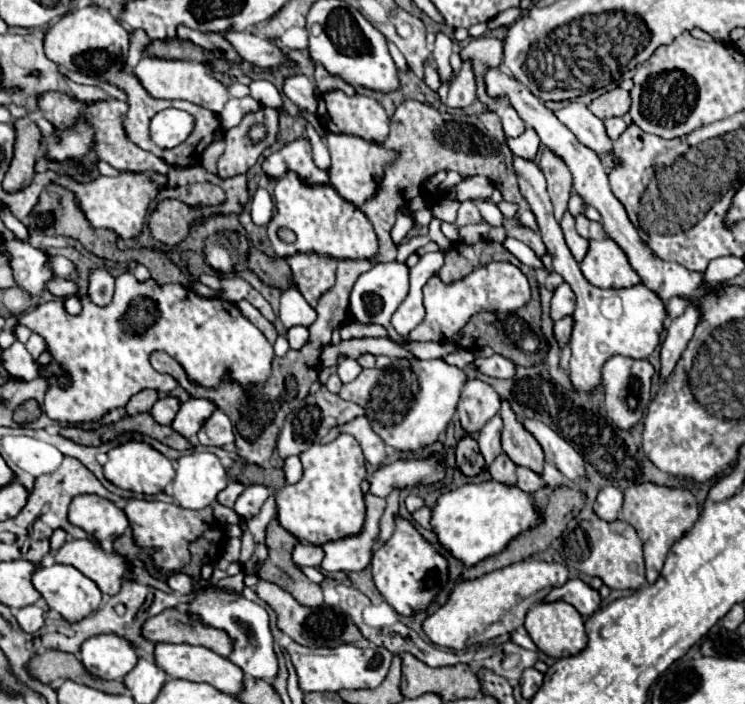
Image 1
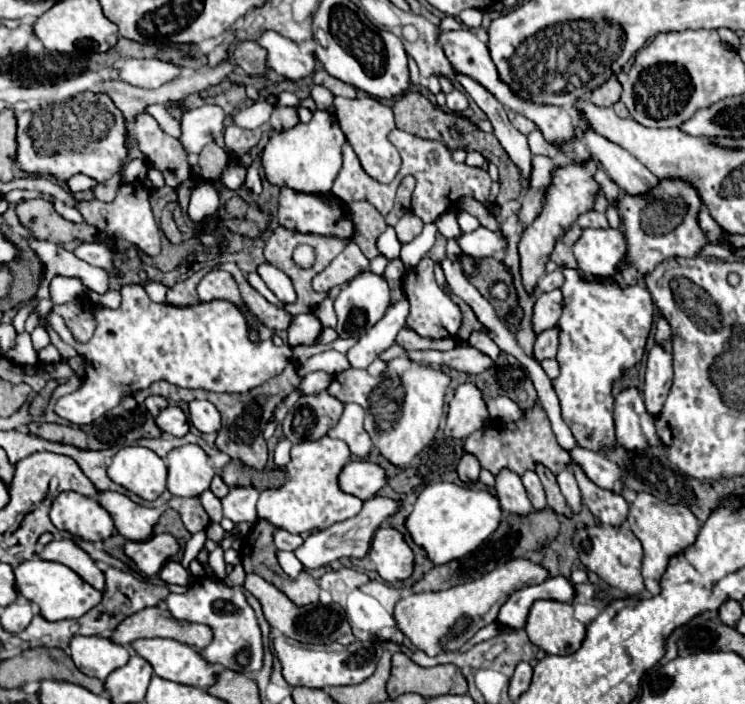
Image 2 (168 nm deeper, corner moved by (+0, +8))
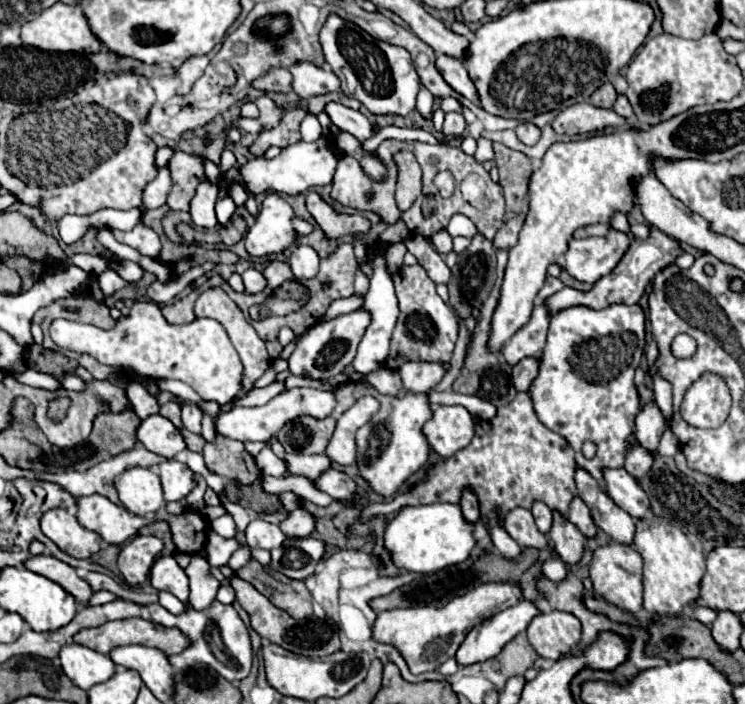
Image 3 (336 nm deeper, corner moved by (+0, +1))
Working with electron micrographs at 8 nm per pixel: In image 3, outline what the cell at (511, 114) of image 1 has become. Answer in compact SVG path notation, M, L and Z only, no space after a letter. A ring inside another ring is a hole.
M521 122L521 124L515 128L515 132L517 132L517 138L519 138L523 144L527 144L527 146L537 144L537 140L539 140L539 136L541 136L541 130L539 130L533 122Z

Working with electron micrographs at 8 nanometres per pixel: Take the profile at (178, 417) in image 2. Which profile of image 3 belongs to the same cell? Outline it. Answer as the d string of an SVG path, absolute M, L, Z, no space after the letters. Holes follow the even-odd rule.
M153 414L151 418L141 420L137 428L137 440L151 452L163 458L177 458L179 452L185 450L185 442L181 432L171 424L171 420L161 414Z

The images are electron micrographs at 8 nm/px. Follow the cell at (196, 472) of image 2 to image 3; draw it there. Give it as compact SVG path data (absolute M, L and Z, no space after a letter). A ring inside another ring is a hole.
M165 460L159 464L159 478L163 484L163 492L165 492L165 502L171 500L181 500L185 498L195 482L193 482L193 472L189 470L189 466L185 462L179 460Z

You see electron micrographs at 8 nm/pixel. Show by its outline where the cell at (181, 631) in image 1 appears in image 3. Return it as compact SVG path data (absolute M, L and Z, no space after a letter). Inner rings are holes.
M127 618L127 620L113 620L103 626L97 626L97 628L83 628L73 636L73 642L83 644L101 654L109 654L109 650L113 650L117 646L125 646L125 644L141 644L141 646L157 648L165 654L179 654L187 646L189 638L185 634L179 634L179 630L175 630L175 628L165 628L165 626L153 624L143 618Z

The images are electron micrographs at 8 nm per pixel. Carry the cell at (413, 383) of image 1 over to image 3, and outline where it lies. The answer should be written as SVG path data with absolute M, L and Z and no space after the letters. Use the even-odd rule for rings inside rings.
M349 382L335 392L337 396L335 416L341 416L347 410L347 406L353 406L353 402L357 402L363 394L371 394L379 398L381 410L365 426L357 430L357 470L359 476L369 482L373 492L389 498L403 486L403 482L411 474L415 474L427 462L429 446L427 440L423 438L421 428L431 418L431 408L427 394L407 392L405 398L393 398L379 394L375 388L369 388L365 382L357 382L357 384Z

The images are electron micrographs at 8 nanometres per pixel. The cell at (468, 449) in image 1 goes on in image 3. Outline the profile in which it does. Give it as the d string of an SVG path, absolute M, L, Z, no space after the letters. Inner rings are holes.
M465 490L463 492L463 498L461 498L461 510L463 510L463 518L471 524L477 524L479 522L479 502L475 498L475 494L471 490Z

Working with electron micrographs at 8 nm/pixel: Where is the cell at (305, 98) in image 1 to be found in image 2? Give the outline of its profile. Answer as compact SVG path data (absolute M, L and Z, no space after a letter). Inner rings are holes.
M313 85L309 93L311 93L317 109L325 109L325 111L331 111L333 113L333 95L331 95L331 91L327 91L321 85Z

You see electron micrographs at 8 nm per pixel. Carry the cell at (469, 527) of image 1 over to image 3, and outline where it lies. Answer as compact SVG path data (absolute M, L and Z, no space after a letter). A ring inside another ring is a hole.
M429 504L429 506L407 506L385 528L385 550L389 550L393 564L399 570L409 572L437 572L447 566L459 564L469 558L475 548L473 528L463 516L457 504Z

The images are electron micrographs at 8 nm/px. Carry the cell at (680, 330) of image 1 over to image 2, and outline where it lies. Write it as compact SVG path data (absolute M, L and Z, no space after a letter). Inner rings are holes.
M655 343L653 349L648 352L645 389L643 389L645 407L653 417L661 411L667 399L671 375L673 375L673 353L669 351L669 345Z

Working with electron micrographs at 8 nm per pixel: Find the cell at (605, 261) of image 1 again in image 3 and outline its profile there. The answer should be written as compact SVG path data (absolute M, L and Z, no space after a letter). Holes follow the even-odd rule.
M609 228L607 236L571 240L569 250L563 256L563 268L581 282L595 284L607 276L623 258L629 248L629 236L615 228Z

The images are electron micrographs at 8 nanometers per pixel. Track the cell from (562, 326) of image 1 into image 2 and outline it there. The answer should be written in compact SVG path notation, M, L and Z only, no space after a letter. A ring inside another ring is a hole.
M557 325L537 335L537 341L535 341L535 359L537 361L555 357L557 349L559 349L559 327Z

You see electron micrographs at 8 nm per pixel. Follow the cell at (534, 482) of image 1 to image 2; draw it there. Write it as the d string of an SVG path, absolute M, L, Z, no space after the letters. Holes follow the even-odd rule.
M525 471L525 473L523 473L523 485L525 485L525 489L527 489L527 495L529 495L533 507L535 507L535 509L543 509L543 507L547 505L547 501L545 501L545 491L543 491L543 485L541 485L539 477L535 475L535 471Z

